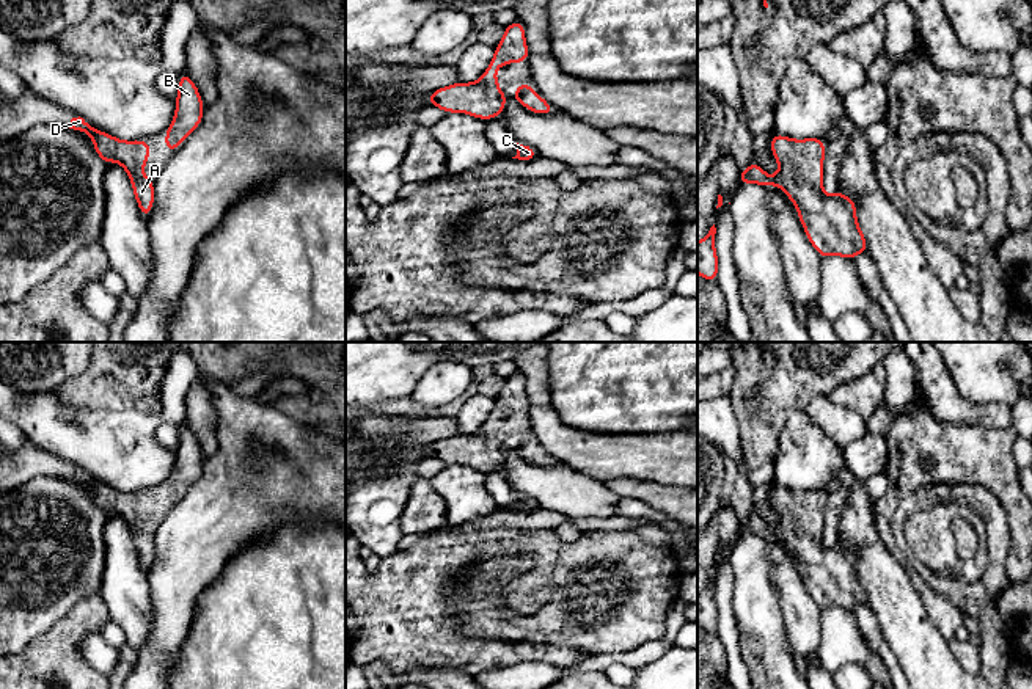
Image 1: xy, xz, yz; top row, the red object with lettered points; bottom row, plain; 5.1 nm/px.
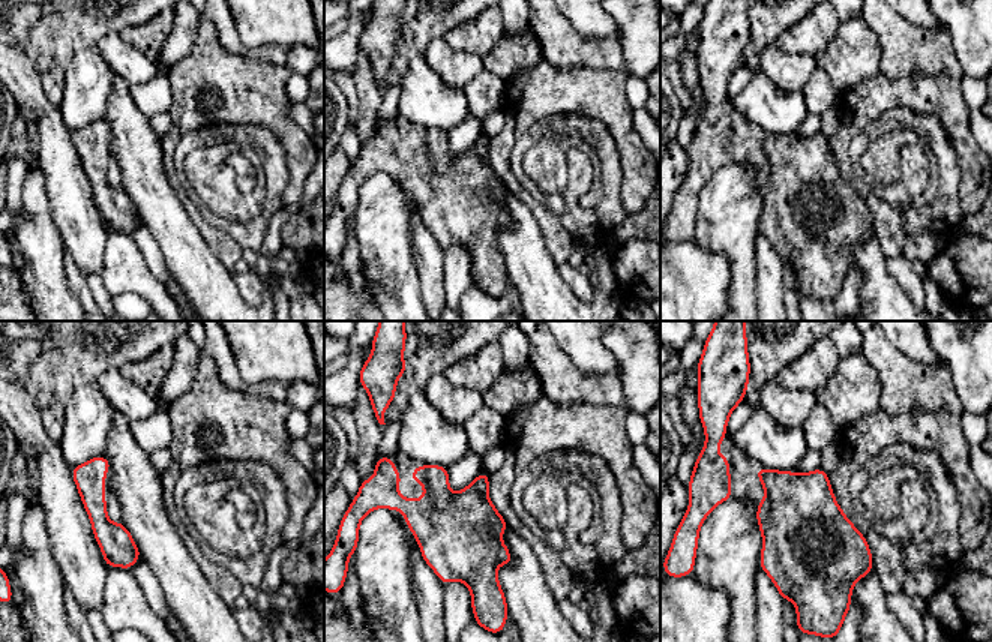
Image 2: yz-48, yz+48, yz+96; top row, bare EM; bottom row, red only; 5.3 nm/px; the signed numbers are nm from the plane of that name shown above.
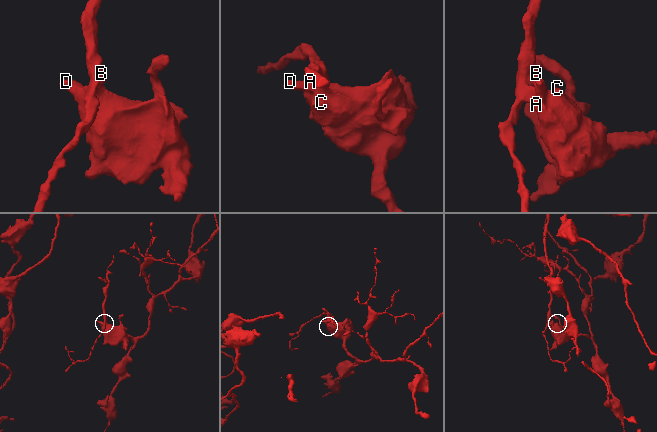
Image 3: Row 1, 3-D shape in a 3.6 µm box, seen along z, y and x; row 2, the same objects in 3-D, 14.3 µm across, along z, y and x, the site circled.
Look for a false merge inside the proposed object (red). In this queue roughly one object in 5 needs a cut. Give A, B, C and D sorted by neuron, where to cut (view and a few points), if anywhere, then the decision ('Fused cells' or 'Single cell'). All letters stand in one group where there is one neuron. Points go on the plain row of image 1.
Groups: A B C D. No split. Single cell

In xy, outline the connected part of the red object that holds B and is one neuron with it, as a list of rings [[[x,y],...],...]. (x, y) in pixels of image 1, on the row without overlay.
[[[185,422],[179,424],[176,466],[165,485],[165,502],[174,504],[179,494],[201,476],[204,457],[199,443]]]

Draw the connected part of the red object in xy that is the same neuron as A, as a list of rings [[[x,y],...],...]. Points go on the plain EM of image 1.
[[[72,469],[69,480],[85,483],[91,488],[99,510],[108,516],[116,512],[129,526],[135,551],[141,567],[148,571],[154,554],[154,532],[143,527],[143,519],[152,501],[145,491],[123,493],[107,483],[94,480],[83,469]]]

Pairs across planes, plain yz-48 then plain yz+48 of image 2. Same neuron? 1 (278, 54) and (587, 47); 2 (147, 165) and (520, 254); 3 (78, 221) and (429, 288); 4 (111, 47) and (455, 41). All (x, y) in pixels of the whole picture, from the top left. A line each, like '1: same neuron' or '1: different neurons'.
1: same neuron
2: same neuron
3: same neuron
4: different neurons

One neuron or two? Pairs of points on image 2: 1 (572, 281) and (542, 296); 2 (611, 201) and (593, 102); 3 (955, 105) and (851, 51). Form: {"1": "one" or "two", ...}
{"1": "two", "2": "two", "3": "two"}

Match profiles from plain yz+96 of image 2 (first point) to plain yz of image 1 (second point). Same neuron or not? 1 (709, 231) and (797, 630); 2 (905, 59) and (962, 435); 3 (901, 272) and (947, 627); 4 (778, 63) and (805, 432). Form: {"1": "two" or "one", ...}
{"1": "two", "2": "two", "3": "two", "4": "two"}

